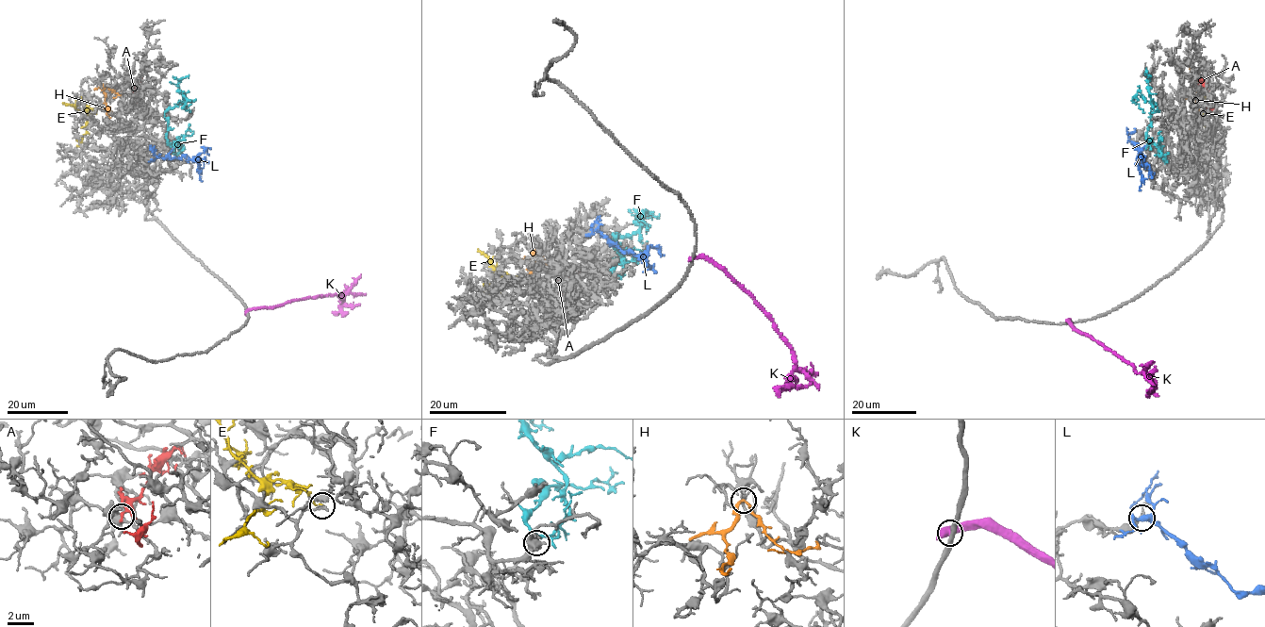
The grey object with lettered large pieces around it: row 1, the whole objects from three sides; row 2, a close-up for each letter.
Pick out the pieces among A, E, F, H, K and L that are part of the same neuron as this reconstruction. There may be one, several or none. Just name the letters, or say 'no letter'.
F

